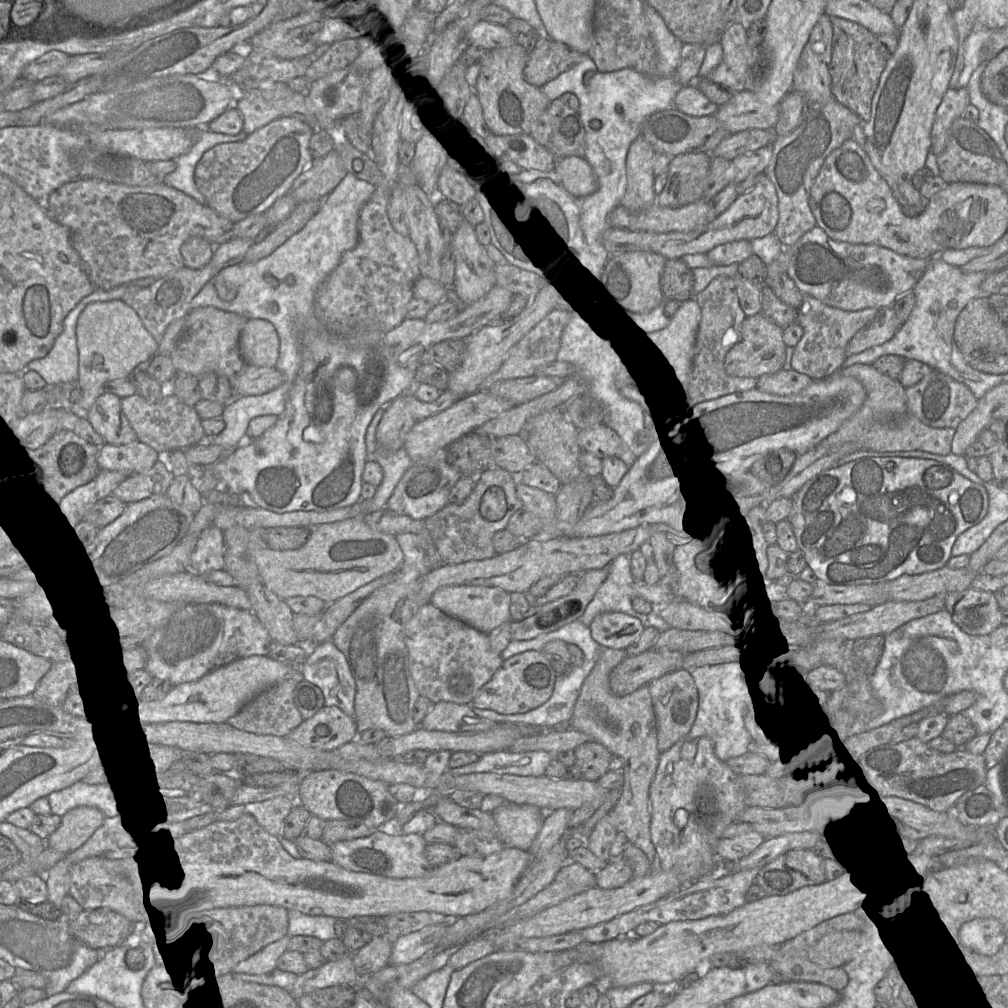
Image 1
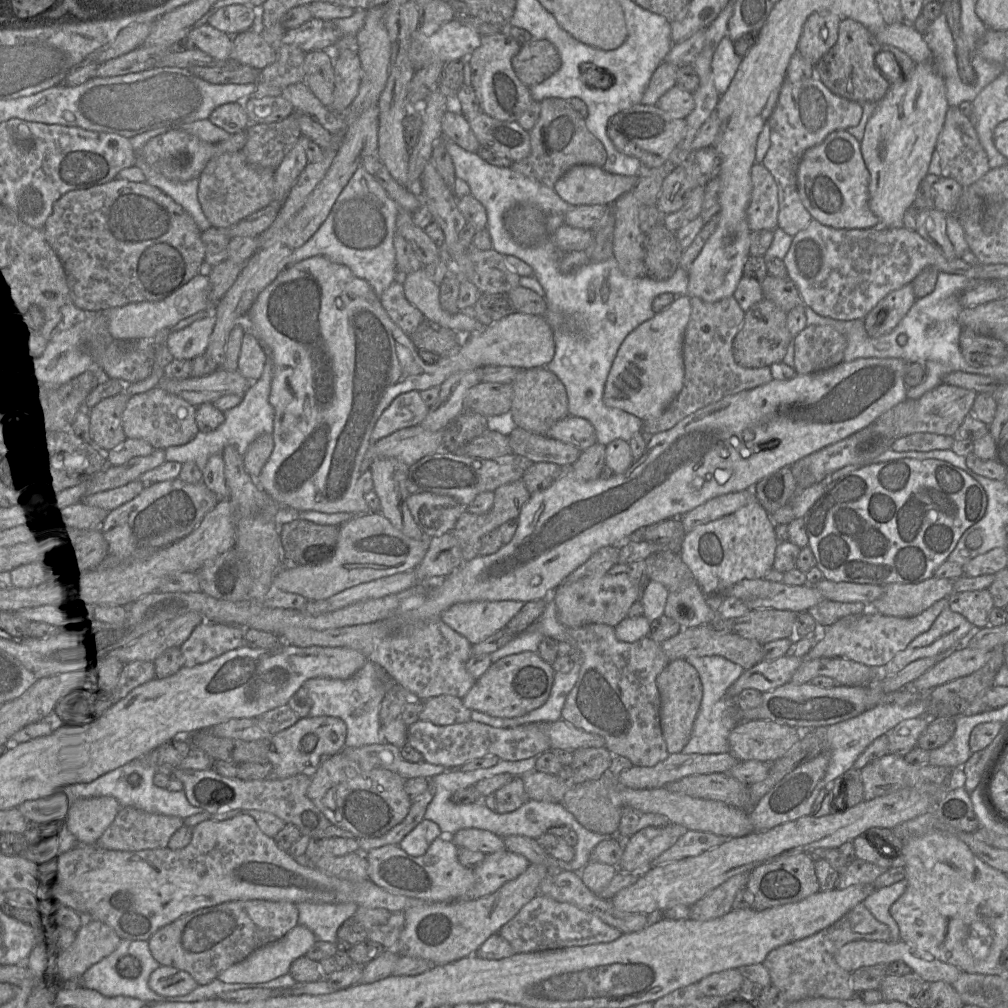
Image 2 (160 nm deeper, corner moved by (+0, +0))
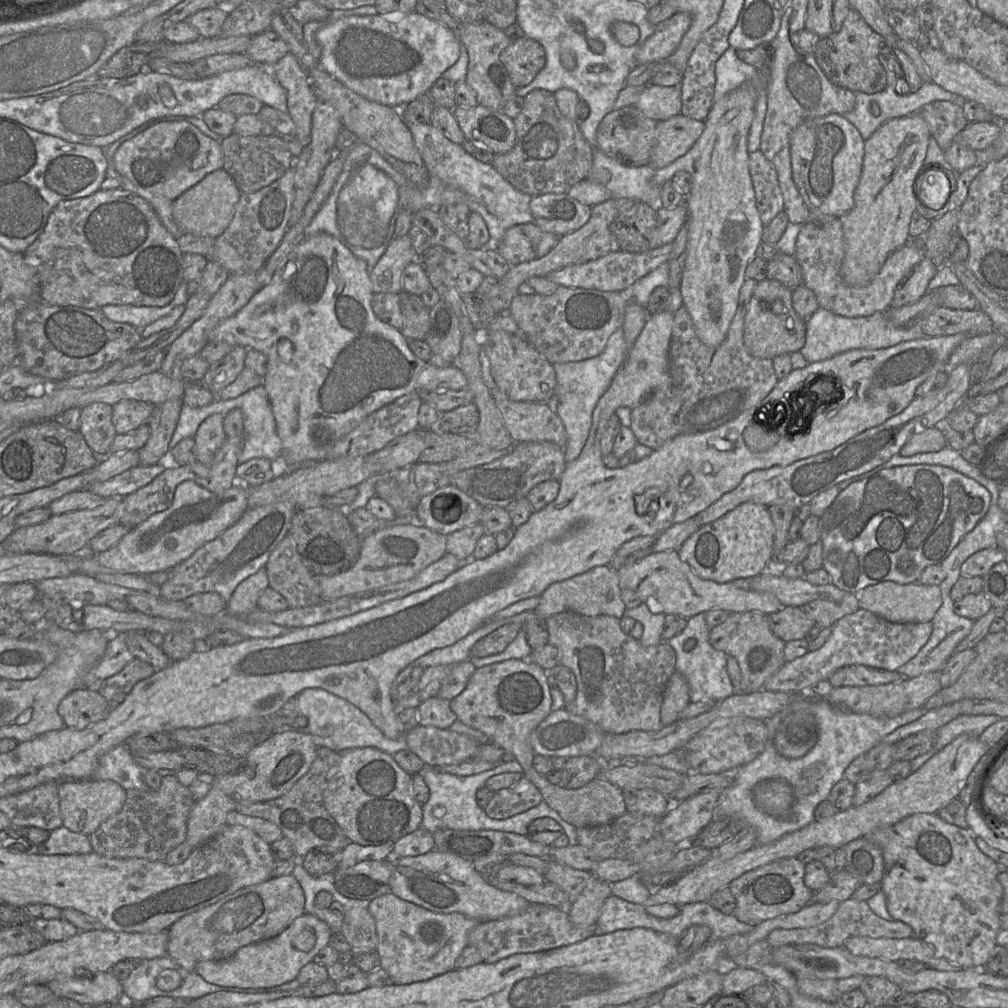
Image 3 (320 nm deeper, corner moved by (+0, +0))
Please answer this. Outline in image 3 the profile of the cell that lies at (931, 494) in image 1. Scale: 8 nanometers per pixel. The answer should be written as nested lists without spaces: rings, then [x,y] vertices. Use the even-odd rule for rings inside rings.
[[[906,465],[882,470],[878,468],[851,479],[853,482],[840,491],[831,506],[820,517],[820,542],[823,546],[822,568],[829,573],[832,584],[849,593],[857,593],[879,582],[893,581],[901,585],[917,582],[926,567],[940,564],[962,538],[975,528],[985,517],[991,504],[991,494],[983,485],[952,468],[940,465]]]

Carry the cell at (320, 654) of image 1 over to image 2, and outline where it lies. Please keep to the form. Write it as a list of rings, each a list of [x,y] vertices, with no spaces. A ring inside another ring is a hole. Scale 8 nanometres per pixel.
[[[367,661],[360,670],[348,679],[311,678],[303,684],[312,700],[312,708],[308,717],[332,716],[343,720],[347,726],[345,747],[386,743],[381,734],[379,712],[382,700],[393,684],[396,683],[385,669],[370,661]]]

